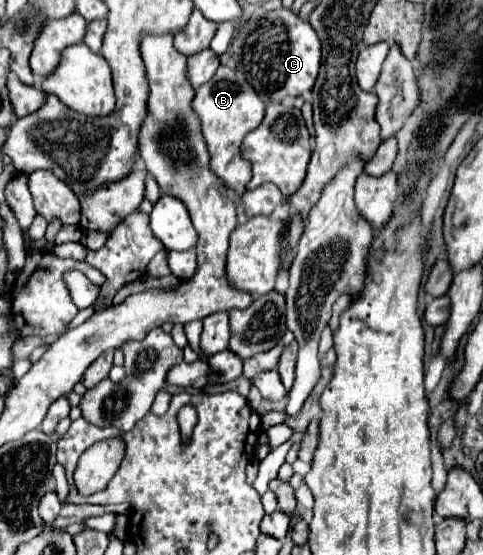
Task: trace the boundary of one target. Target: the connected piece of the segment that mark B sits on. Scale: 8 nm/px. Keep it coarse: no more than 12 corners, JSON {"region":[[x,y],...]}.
{"region":[[219,66],[197,88],[211,170],[243,194],[241,142],[265,104],[237,70]]}

